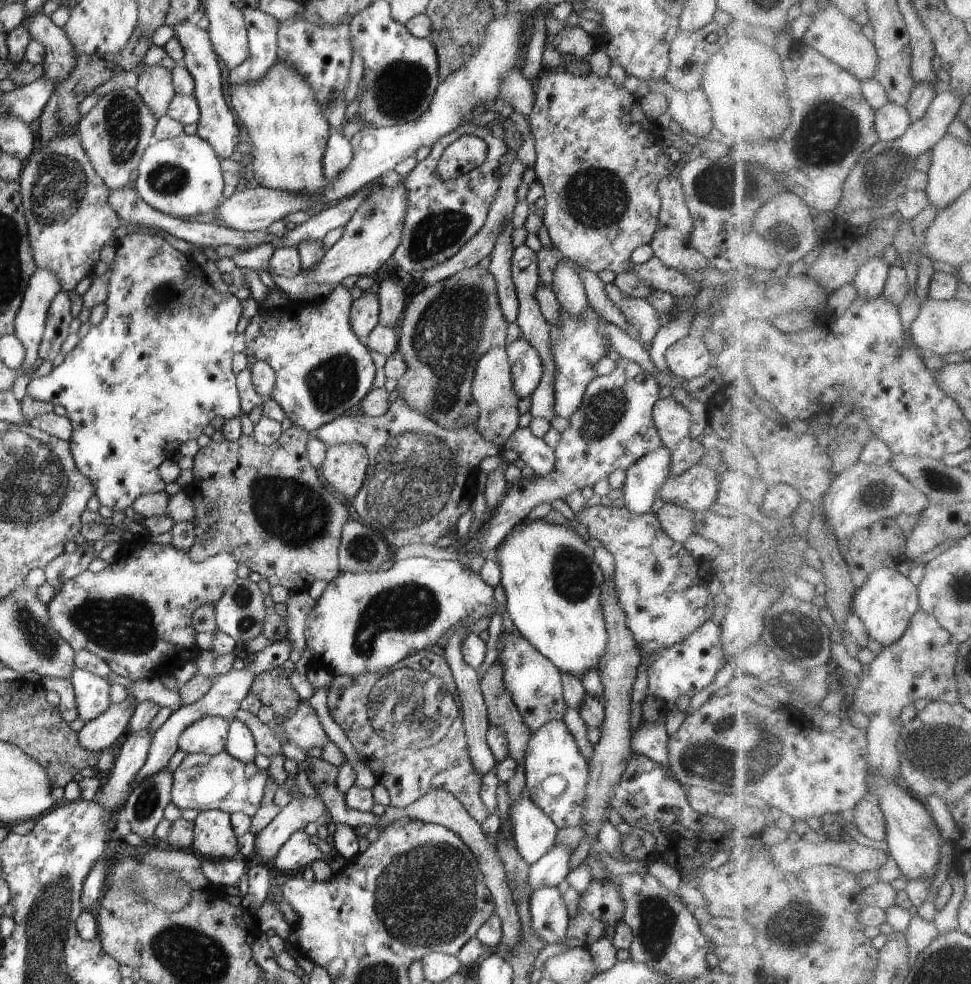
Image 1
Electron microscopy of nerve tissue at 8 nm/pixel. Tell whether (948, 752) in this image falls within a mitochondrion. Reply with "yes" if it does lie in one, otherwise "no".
yes

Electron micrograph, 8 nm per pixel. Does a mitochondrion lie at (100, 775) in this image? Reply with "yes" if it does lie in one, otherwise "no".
no

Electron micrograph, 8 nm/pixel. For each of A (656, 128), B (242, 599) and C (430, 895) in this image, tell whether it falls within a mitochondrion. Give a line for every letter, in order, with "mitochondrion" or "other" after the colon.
A: other
B: mitochondrion
C: mitochondrion

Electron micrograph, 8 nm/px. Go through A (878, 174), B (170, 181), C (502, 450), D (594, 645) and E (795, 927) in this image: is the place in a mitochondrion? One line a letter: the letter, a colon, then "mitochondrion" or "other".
A: mitochondrion
B: mitochondrion
C: other
D: other
E: mitochondrion

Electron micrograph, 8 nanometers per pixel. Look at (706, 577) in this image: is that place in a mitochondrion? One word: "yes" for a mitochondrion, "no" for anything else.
no

